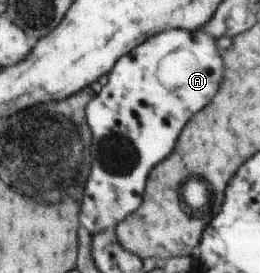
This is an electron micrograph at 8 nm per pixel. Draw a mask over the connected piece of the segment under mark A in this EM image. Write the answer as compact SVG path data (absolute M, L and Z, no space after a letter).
M166 31L138 47L132 55L126 55L110 75L108 85L90 103L87 115L89 126L94 131L94 171L86 191L82 223L88 227L92 237L117 229L145 203L153 171L177 150L188 121L218 95L226 71L222 51L226 53L226 49L220 49L216 39L204 31Z

